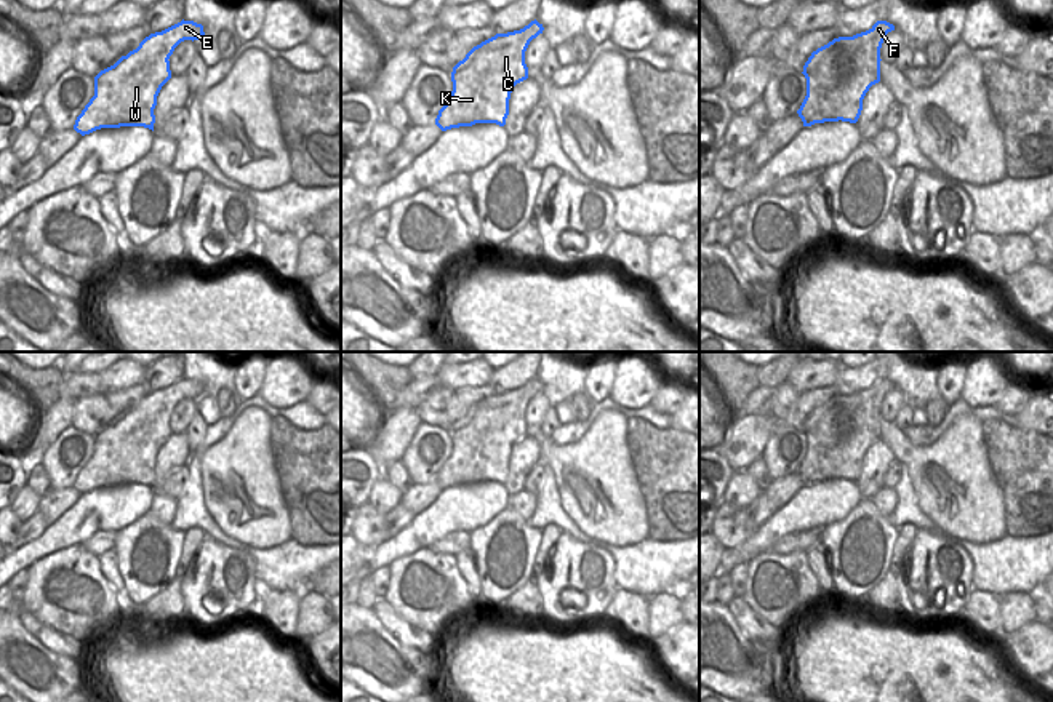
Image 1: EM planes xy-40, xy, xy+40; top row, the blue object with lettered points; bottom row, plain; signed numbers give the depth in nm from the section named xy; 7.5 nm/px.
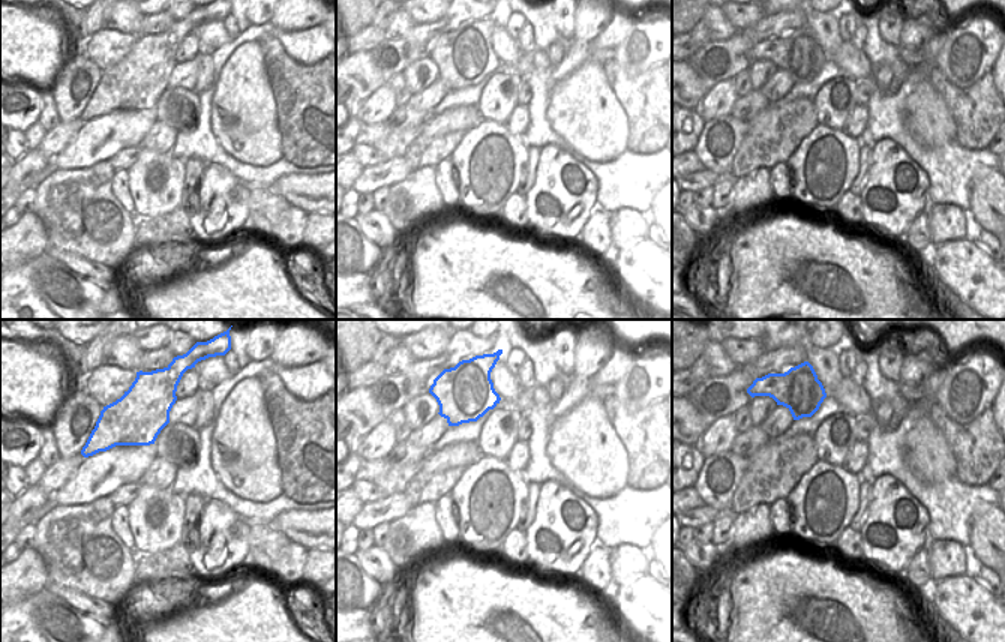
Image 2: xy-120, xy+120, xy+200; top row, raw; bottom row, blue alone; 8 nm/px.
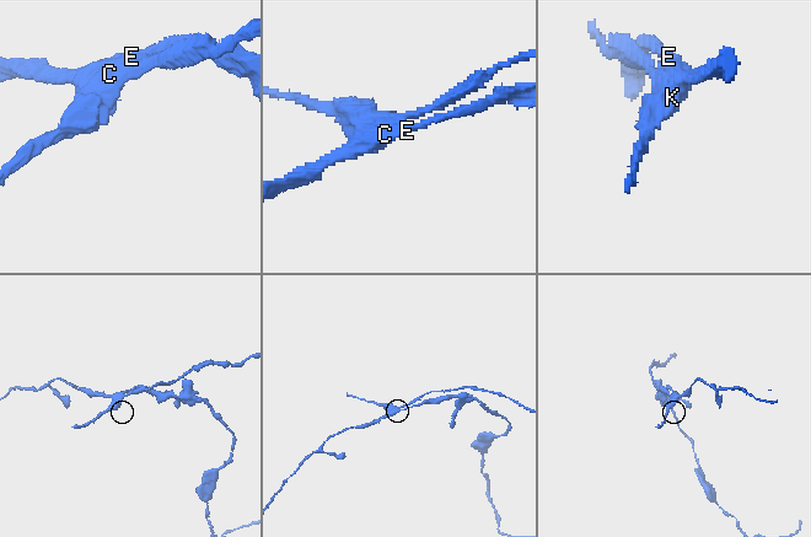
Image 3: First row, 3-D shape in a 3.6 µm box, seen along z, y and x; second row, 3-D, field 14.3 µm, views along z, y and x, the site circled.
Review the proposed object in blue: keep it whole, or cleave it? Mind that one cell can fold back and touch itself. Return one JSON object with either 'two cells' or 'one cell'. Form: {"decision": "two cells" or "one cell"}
{"decision": "two cells"}

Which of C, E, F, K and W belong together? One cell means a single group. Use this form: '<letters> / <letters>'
C K W / E F

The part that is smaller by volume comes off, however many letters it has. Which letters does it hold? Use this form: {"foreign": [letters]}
{"foreign": ["C", "K", "W"]}

